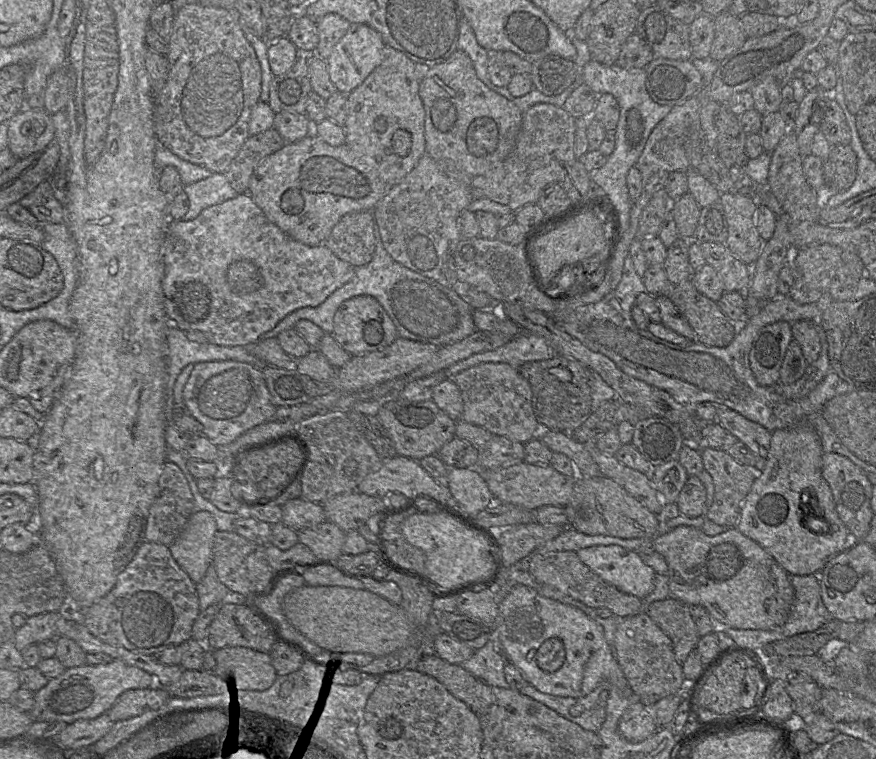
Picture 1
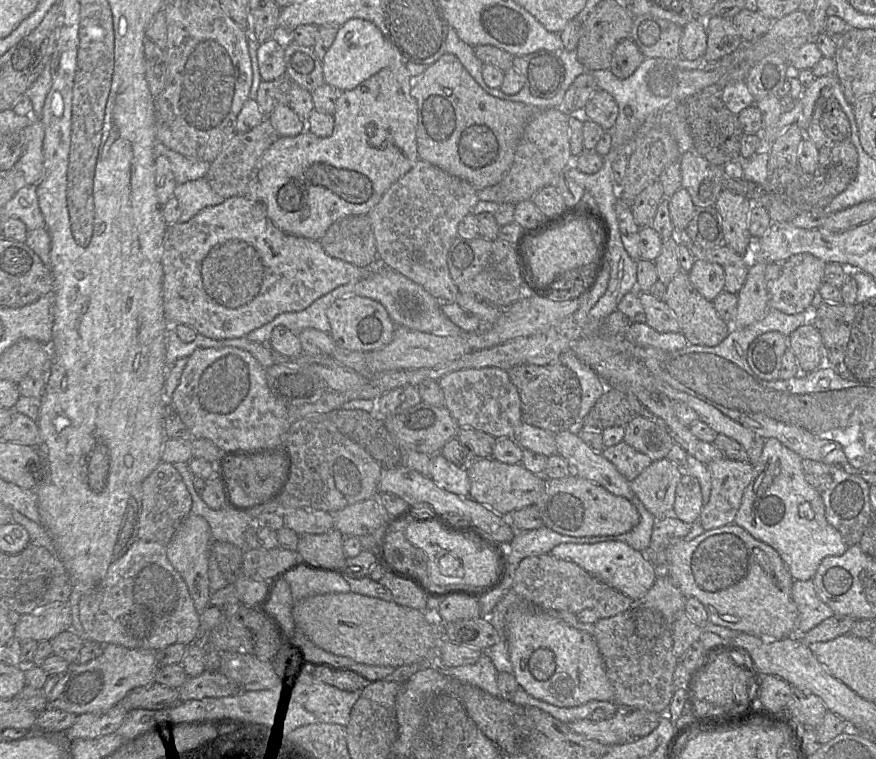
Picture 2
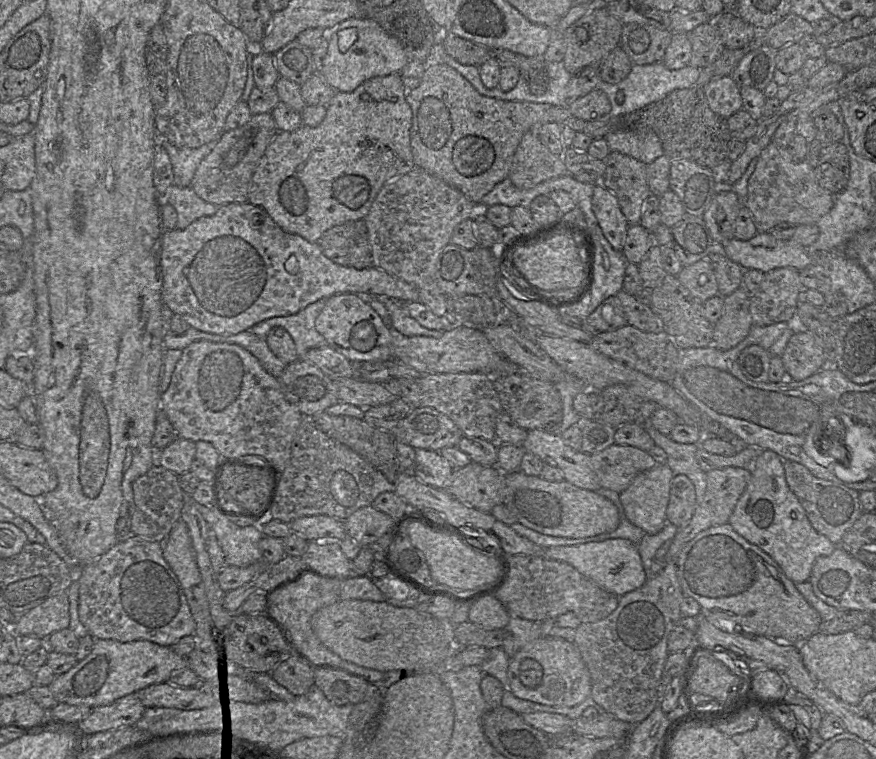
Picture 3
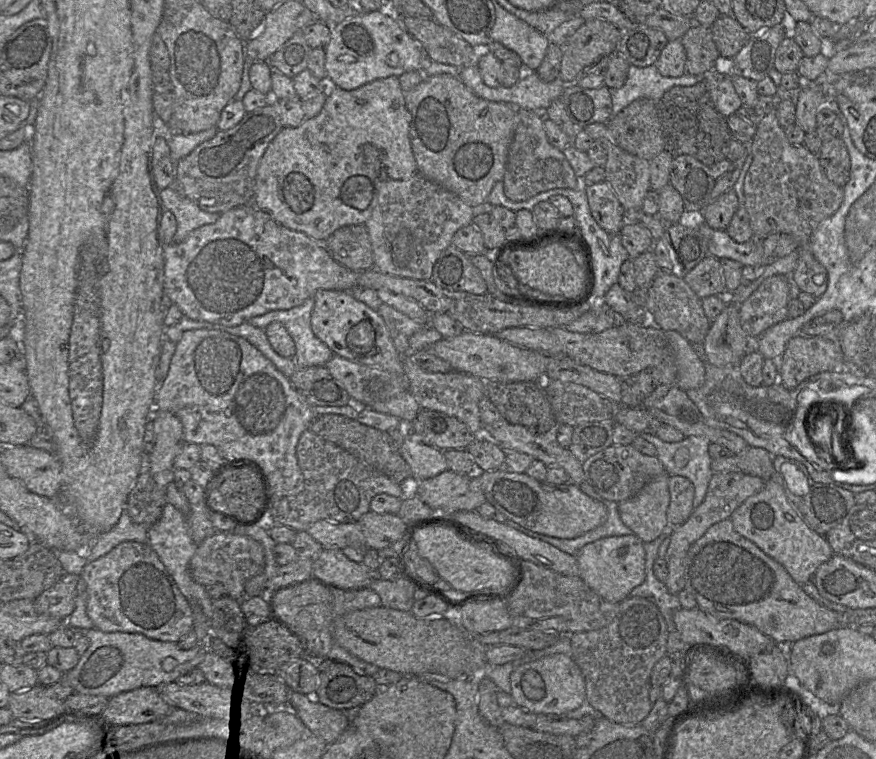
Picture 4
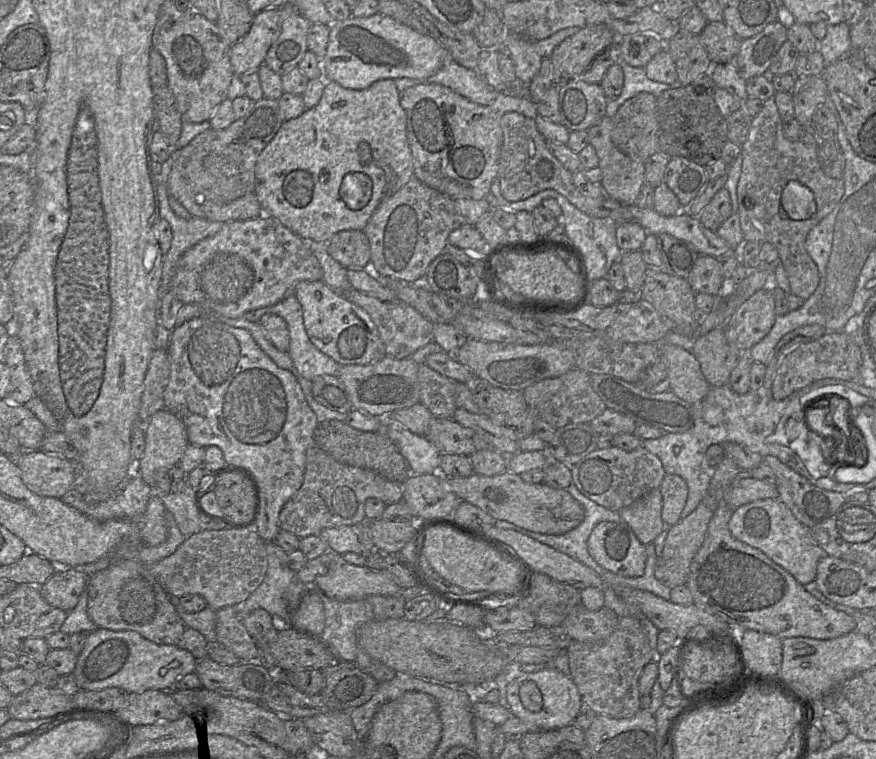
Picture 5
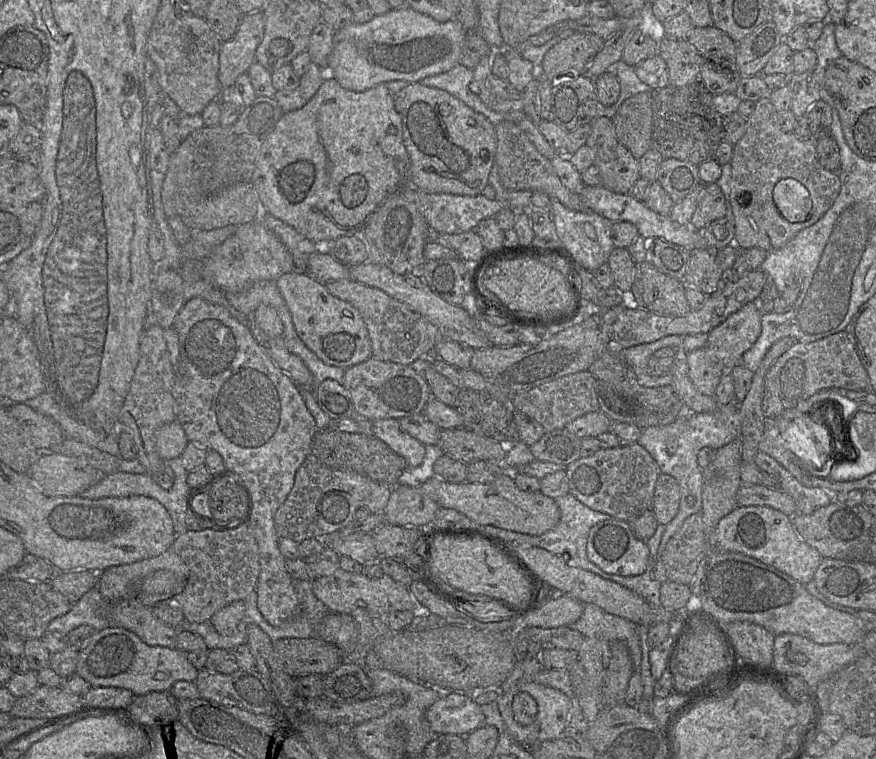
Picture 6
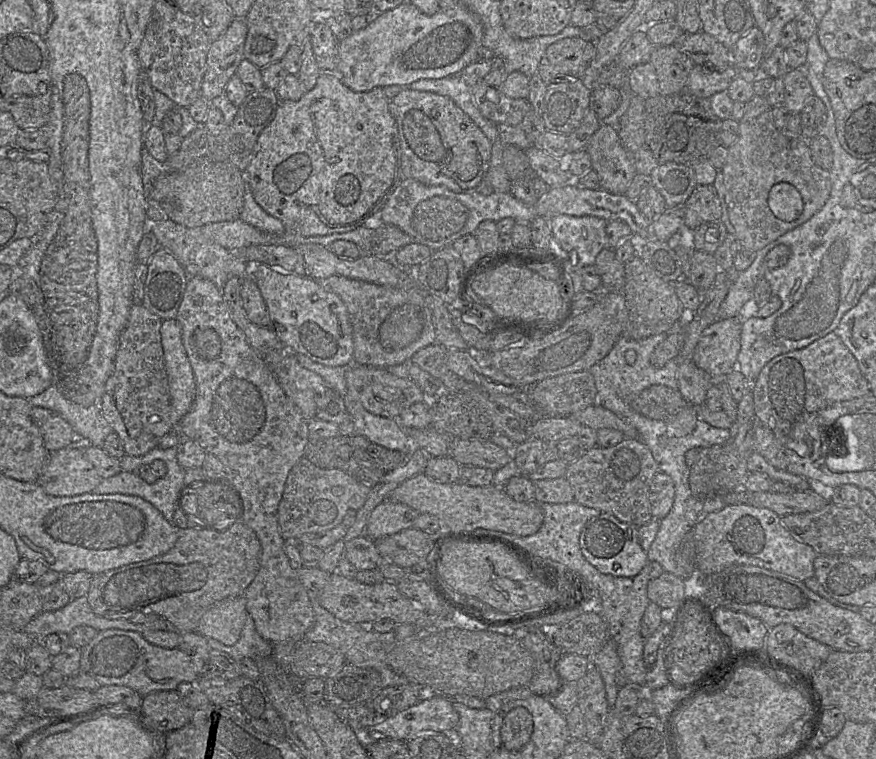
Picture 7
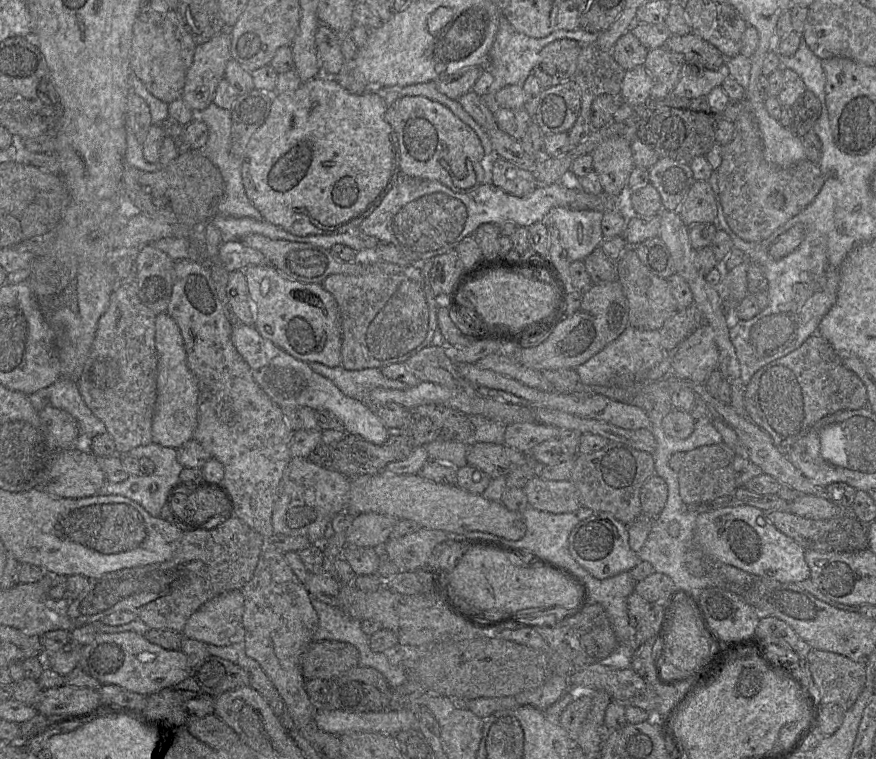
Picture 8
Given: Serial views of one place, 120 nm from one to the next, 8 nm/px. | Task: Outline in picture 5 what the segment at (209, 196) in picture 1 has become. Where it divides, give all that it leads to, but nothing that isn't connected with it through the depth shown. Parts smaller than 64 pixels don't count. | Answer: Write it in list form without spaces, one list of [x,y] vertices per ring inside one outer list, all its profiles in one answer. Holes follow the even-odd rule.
[[[157,184],[157,194],[159,197],[160,217],[169,223],[172,230],[171,246],[164,255],[160,281],[161,298],[163,291],[170,289],[176,266],[181,256],[199,241],[218,233],[223,228],[223,223],[196,217],[182,219],[175,215],[170,207],[166,184]]]

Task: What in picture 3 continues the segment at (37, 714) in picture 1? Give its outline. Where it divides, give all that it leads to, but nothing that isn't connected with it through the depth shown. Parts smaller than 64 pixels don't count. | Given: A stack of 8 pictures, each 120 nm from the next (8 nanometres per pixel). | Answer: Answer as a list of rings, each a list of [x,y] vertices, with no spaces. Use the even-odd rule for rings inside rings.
[[[94,639],[91,652],[68,671],[55,675],[48,687],[58,703],[96,708],[111,704],[125,695],[137,693],[150,685],[167,682],[173,673],[185,667],[187,657],[177,655],[168,646],[148,640],[119,642]]]

